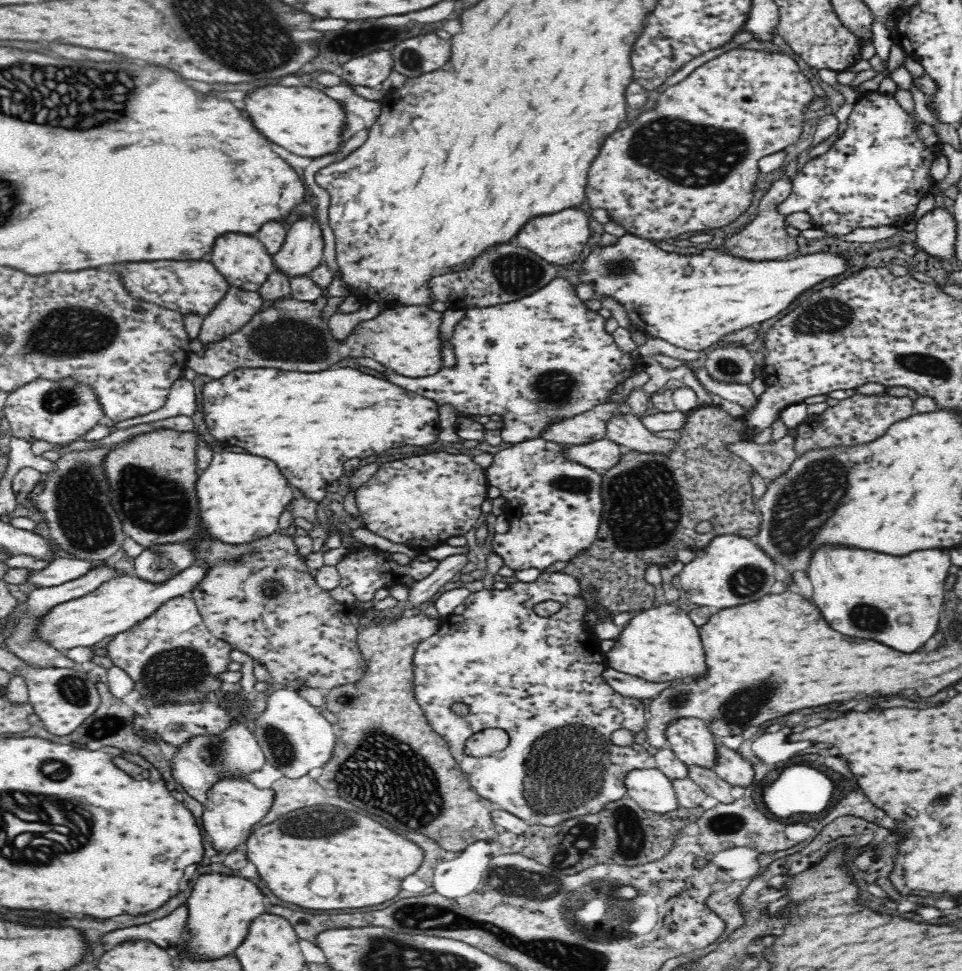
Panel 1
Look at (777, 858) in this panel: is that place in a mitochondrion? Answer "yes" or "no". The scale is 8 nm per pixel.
no

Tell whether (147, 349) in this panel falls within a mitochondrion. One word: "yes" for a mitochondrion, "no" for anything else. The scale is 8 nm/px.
no

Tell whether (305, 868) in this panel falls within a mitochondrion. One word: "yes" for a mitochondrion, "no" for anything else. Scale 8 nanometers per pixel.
no

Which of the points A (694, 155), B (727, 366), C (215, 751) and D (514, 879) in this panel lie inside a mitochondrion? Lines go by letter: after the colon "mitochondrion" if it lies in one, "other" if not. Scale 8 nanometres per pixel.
A: mitochondrion
B: mitochondrion
C: mitochondrion
D: mitochondrion

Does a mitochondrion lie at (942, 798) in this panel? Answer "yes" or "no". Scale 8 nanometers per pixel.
yes

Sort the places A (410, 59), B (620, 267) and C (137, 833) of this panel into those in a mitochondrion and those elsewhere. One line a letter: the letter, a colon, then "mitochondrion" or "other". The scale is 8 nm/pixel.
A: mitochondrion
B: mitochondrion
C: other

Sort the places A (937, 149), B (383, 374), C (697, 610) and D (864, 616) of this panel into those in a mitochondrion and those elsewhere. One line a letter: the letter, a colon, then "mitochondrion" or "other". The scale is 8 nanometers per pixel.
A: other
B: other
C: other
D: mitochondrion

